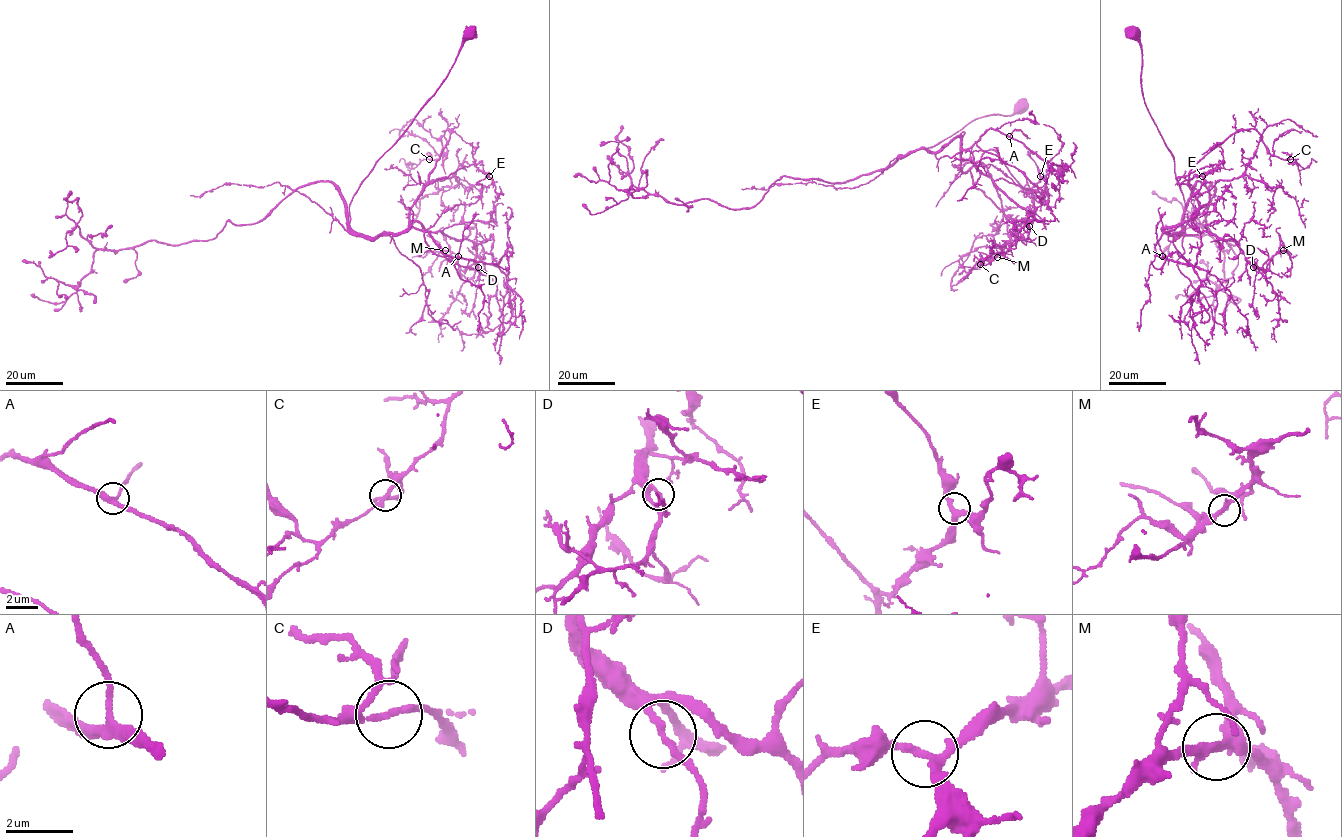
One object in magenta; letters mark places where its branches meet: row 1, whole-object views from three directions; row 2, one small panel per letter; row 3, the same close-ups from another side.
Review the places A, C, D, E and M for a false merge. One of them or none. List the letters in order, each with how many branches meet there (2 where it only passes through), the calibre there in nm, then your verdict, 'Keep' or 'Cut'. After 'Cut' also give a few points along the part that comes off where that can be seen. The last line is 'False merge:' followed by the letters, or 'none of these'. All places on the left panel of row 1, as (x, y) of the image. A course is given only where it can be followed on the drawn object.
A: Branches: 3. Thickness 280 nm. Keep
C: Branches: 2. Thickness 200 nm. Keep
D: Branches: 2. Thickness 190 nm. Keep
E: Branches: 3. Thickness 240 nm. Keep
M: Branches: 2. Thickness 320 nm. Keep
False merge: none of these

